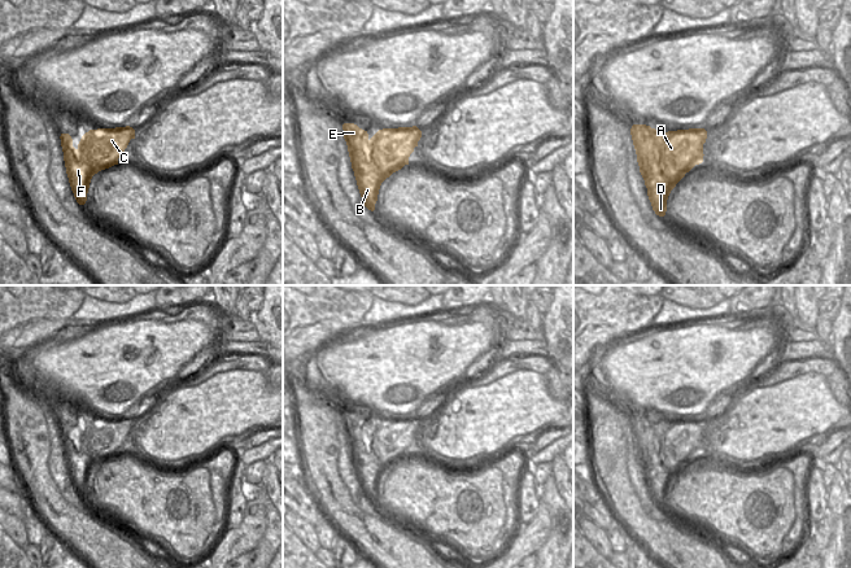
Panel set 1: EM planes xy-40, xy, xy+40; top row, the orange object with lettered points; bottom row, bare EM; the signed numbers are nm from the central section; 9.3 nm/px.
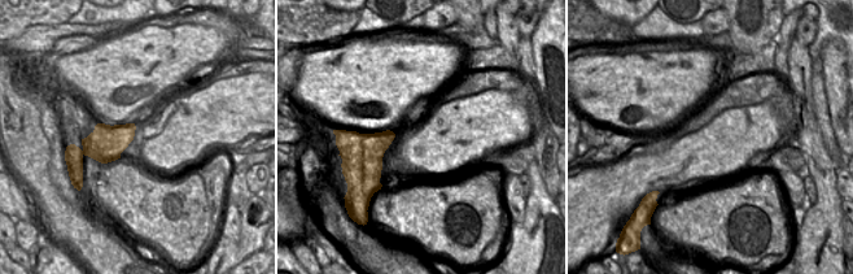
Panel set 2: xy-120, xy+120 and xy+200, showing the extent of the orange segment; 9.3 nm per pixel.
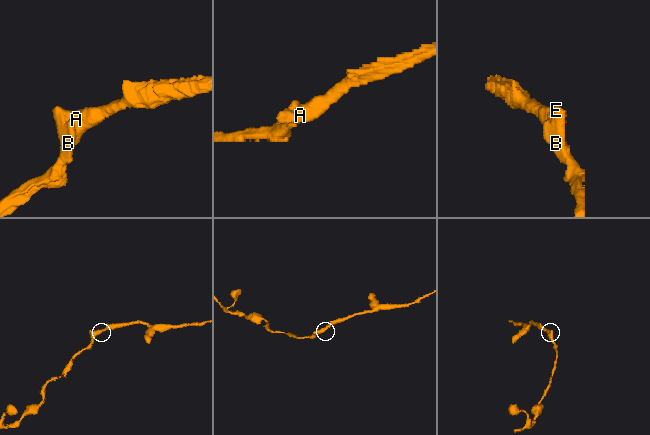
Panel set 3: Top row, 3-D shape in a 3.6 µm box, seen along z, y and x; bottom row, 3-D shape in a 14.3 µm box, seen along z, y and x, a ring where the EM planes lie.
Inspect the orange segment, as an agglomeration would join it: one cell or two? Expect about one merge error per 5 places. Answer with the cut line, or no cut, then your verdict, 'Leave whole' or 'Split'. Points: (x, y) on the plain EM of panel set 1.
No split. Leave whole

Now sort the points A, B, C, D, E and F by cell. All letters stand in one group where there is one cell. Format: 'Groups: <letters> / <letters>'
Groups: A B C D E F

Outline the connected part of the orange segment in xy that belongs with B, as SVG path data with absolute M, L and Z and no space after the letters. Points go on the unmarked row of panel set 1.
M344 414L342 420L363 495L374 502L381 473L409 455L422 421L416 416L383 419L370 429L354 414Z

